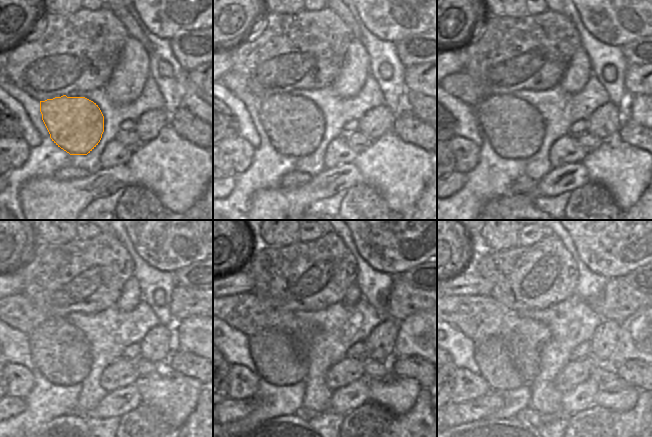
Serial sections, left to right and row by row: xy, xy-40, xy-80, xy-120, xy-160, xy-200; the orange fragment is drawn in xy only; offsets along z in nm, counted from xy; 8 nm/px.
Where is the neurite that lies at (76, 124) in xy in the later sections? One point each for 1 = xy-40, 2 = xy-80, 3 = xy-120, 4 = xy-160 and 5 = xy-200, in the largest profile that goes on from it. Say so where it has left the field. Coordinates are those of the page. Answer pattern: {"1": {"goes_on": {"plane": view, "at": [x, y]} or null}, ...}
{"1": {"goes_on": {"plane": "xy-40", "at": [295, 126]}}, "2": {"goes_on": {"plane": "xy-80", "at": [514, 128]}}, "3": {"goes_on": {"plane": "xy-120", "at": [59, 350]}}, "4": {"goes_on": {"plane": "xy-160", "at": [277, 362]}}, "5": {"goes_on": {"plane": "xy-200", "at": [491, 355]}}}

